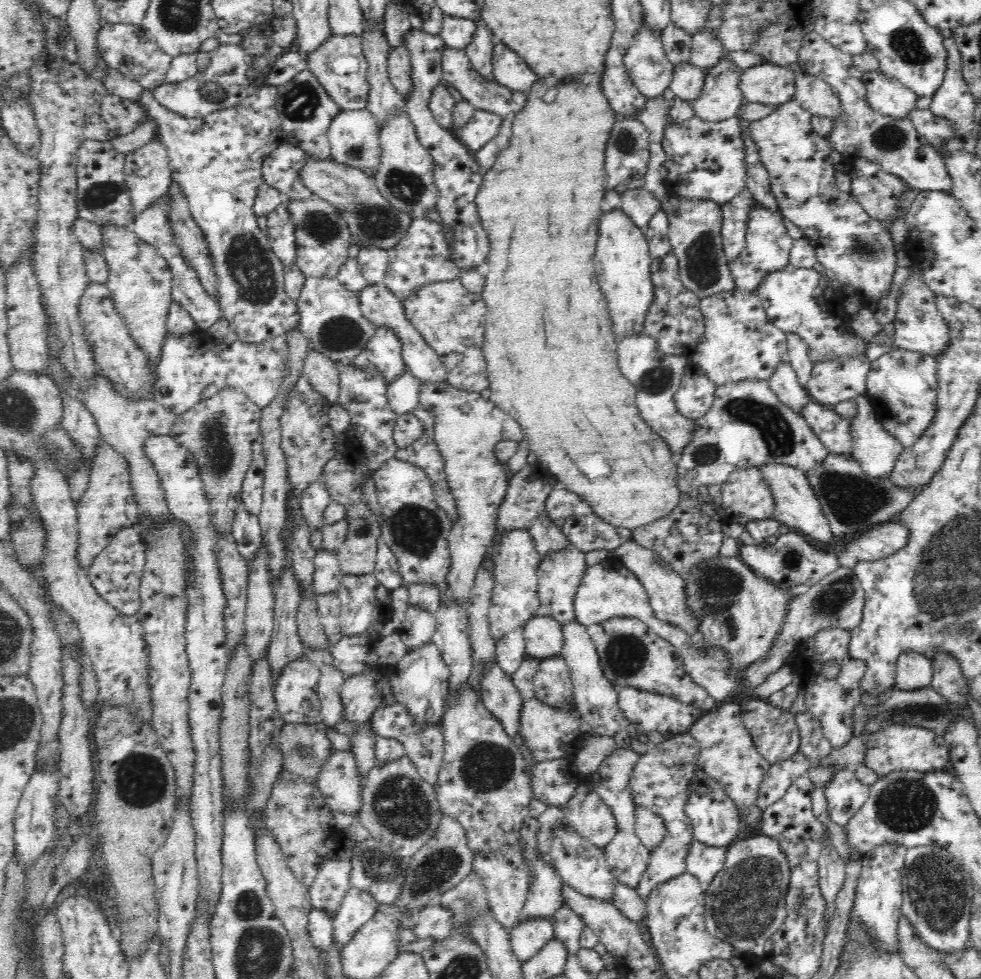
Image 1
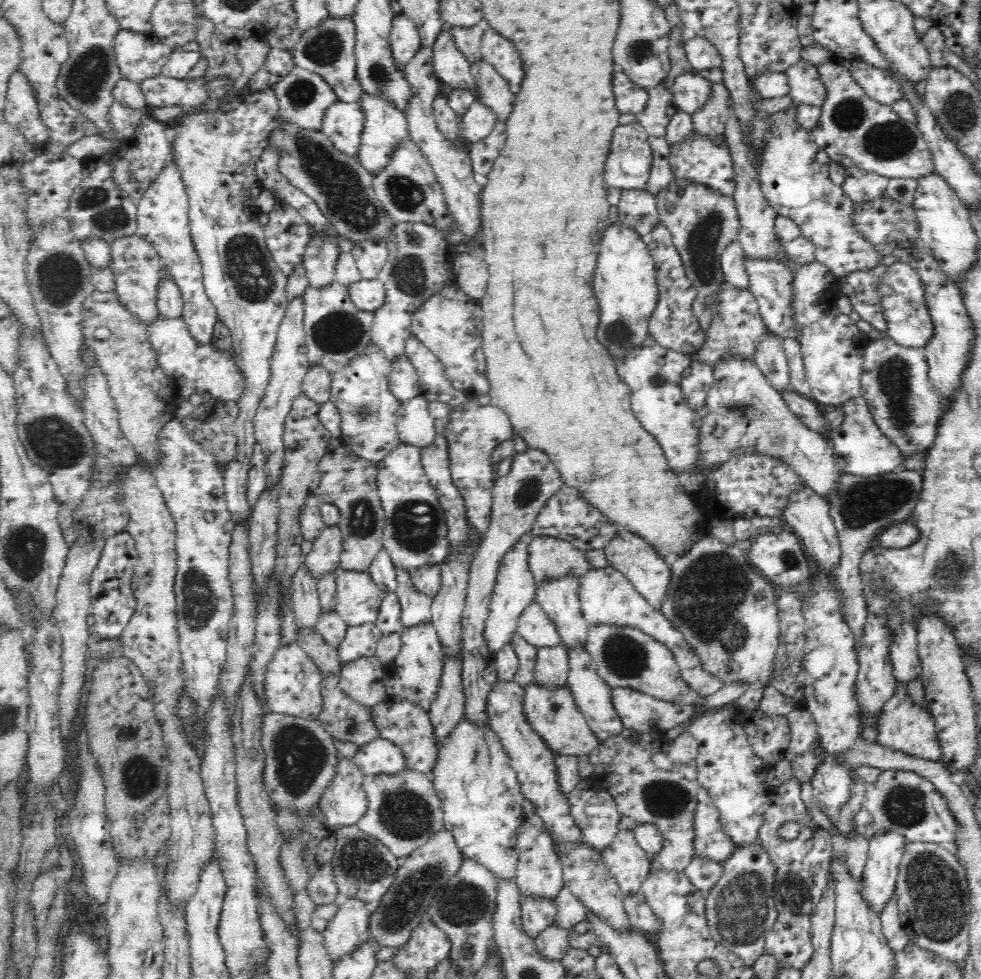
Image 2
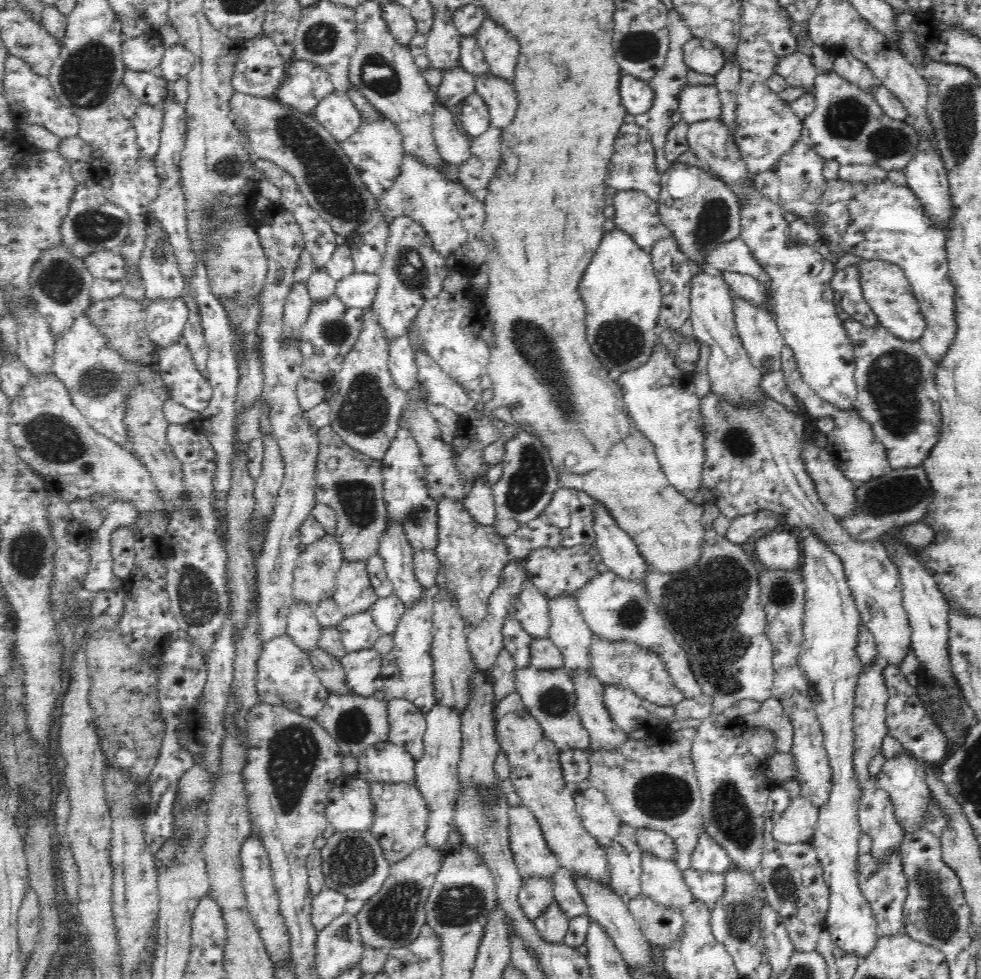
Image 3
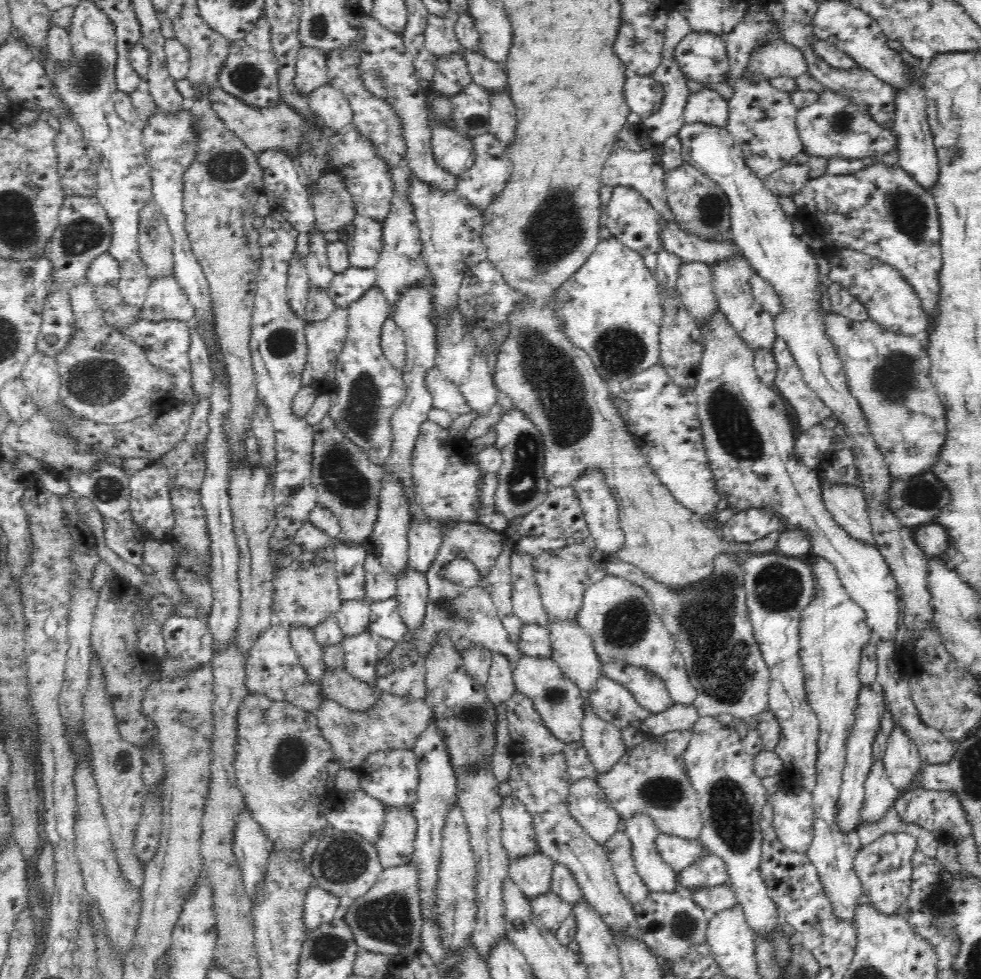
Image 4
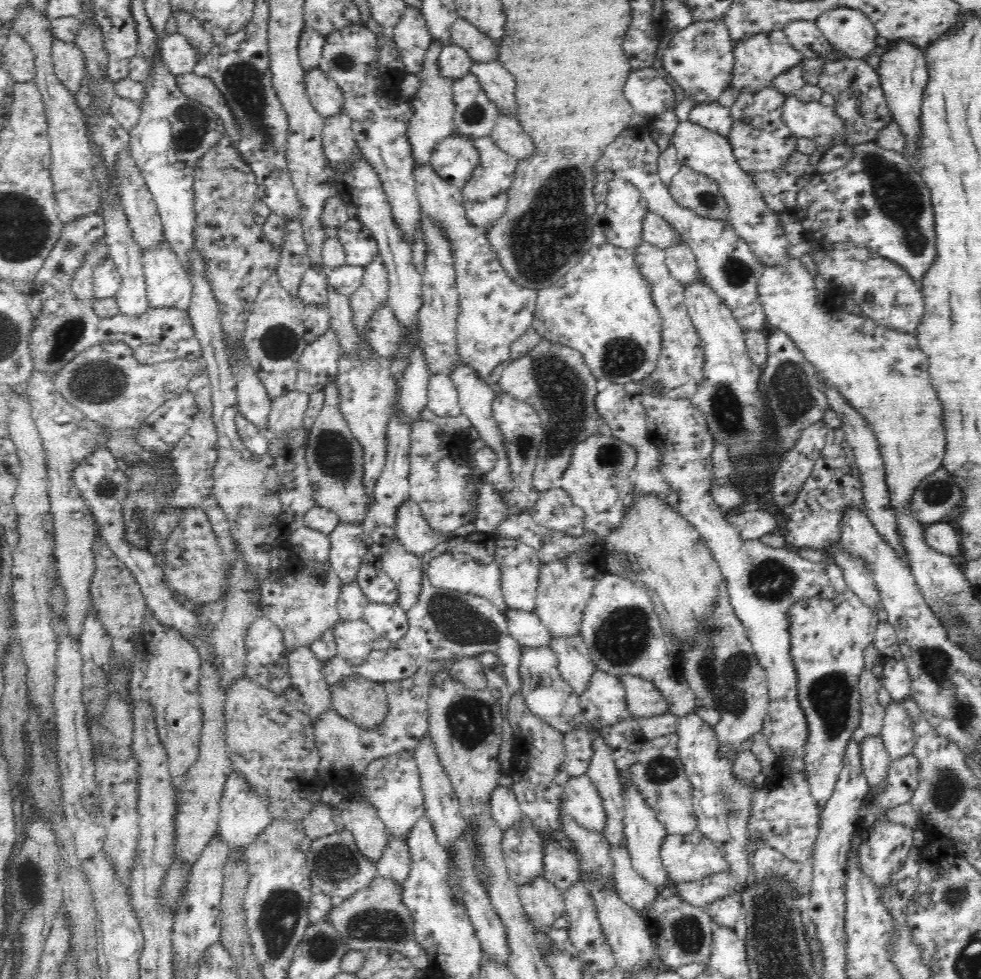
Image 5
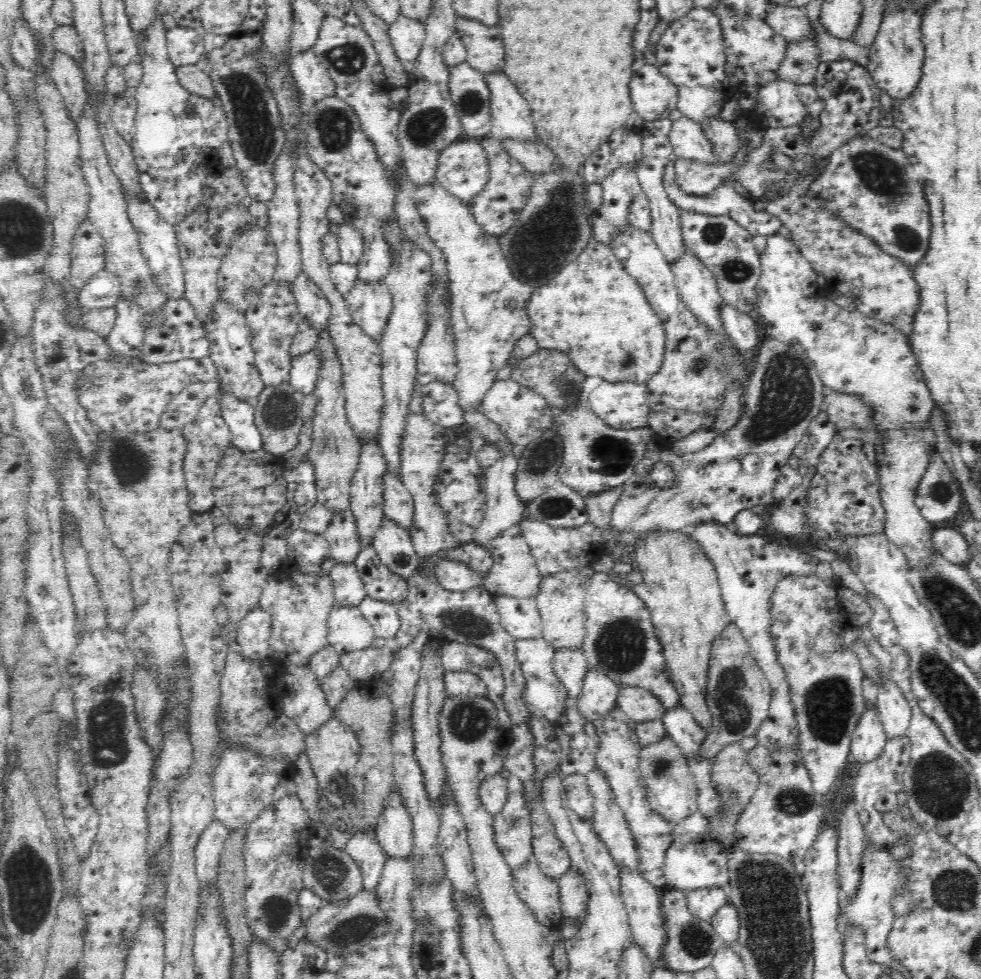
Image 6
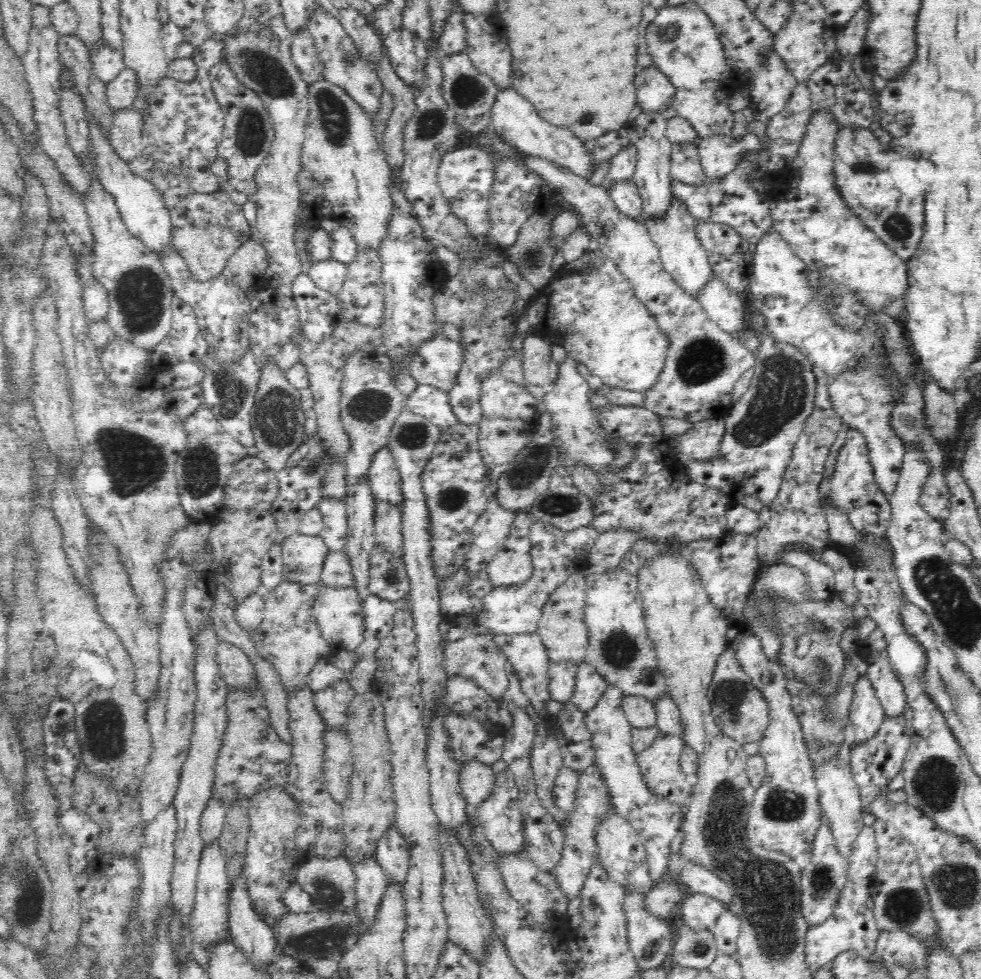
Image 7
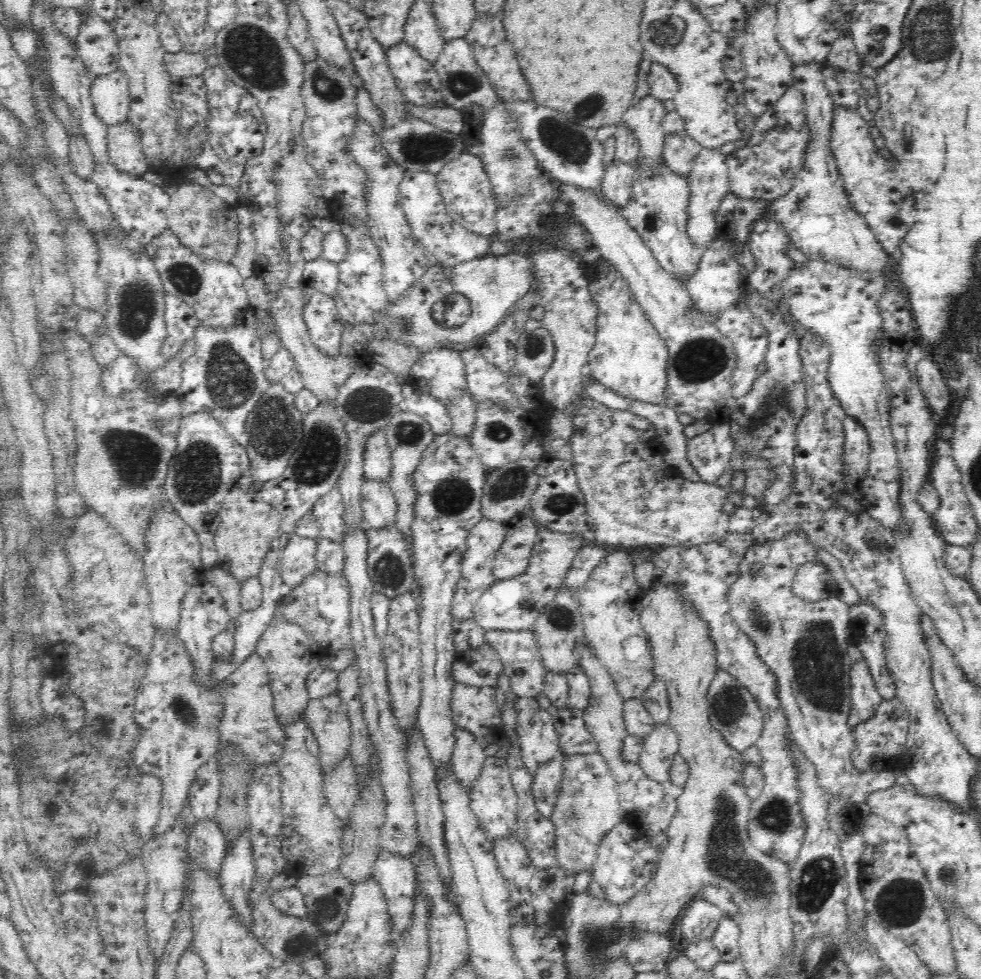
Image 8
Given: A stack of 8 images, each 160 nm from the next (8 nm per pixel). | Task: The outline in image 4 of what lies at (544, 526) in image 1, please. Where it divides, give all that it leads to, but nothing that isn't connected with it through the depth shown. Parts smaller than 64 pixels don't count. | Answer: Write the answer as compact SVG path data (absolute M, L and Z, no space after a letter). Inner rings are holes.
M588 537L580 544L549 550L535 557L534 576L542 596L542 605L548 615L548 624L577 619L585 591L607 575L607 559L594 544L594 540Z

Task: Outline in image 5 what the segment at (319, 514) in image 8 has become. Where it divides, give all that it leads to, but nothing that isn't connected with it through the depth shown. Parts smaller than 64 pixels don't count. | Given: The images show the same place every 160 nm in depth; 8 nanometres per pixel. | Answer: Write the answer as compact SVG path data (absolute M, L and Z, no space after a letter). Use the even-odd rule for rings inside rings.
M340 522L329 534L331 547L328 561L343 583L357 578L363 556L369 551L362 533L362 524Z

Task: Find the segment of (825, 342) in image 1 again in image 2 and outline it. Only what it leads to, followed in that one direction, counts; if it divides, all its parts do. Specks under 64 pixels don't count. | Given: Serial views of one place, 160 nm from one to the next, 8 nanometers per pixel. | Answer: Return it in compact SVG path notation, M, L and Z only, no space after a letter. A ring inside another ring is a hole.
M745 256L745 269L749 276L749 290L755 296L759 304L759 313L763 318L763 323L767 326L767 330L773 332L776 336L782 339L790 337L797 338L799 335L799 328L795 324L791 300L793 299L793 272L785 265L776 261L768 260L751 260Z

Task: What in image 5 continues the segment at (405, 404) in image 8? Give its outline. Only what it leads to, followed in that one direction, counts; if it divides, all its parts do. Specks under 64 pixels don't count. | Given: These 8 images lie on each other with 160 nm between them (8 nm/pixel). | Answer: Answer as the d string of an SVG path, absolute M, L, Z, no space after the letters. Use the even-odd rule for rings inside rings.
M434 374L430 377L427 407L438 416L460 416L459 393L450 376Z

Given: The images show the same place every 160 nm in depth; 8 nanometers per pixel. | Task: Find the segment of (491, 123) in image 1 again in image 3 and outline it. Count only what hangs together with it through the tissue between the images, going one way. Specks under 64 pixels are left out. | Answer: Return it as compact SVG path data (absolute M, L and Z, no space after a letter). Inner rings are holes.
M476 91L461 102L456 113L458 127L471 139L478 138L491 126L489 109Z

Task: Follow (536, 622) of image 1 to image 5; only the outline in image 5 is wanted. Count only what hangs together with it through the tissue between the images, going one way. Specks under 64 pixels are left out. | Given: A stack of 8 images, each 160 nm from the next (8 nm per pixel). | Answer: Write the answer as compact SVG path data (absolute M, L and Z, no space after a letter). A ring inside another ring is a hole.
M495 538L494 561L497 562L501 572L502 593L509 609L522 611L535 611L541 568L540 554L530 545L524 544L520 539Z

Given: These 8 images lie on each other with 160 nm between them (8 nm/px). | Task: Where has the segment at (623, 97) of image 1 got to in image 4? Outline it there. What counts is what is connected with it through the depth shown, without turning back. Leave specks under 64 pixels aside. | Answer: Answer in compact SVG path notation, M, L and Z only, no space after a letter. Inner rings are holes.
M628 69L624 92L629 110L641 118L653 116L662 107L664 88L652 75L639 75Z

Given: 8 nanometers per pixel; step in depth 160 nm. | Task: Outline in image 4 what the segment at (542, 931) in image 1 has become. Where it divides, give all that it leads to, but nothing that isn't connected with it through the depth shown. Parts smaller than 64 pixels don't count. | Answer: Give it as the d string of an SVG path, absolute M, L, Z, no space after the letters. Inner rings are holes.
M542 851L510 859L509 875L530 900L550 891L553 870L556 863Z

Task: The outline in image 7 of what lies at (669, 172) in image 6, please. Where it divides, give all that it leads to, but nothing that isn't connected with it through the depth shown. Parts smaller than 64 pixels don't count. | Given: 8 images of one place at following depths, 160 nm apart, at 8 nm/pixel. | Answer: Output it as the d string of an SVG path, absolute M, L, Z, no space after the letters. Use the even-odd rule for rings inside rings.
M758 151L748 152L744 160L738 164L734 171L729 174L716 185L694 186L683 184L680 181L673 180L672 193L678 197L686 207L688 212L697 221L714 221L720 224L727 224L746 241L748 244L757 244L762 235L773 228L773 220L769 209L770 196L760 194L758 190L752 186L750 174L754 172L757 165Z

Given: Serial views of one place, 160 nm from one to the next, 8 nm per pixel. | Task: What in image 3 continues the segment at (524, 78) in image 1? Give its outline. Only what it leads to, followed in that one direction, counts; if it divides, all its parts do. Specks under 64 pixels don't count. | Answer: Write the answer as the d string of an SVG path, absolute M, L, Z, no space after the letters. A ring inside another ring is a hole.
M485 14L475 36L488 63L489 73L504 79L512 78L520 54L518 40L514 40L514 36L510 36L510 32L496 24L488 14Z

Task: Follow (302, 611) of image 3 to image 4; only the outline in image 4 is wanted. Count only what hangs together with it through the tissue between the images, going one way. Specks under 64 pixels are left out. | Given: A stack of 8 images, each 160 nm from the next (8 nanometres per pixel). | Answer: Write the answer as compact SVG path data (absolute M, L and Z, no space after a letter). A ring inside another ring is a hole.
M292 627L290 629L290 643L297 653L298 663L302 664L308 681L319 684L326 672L323 662L323 647L318 645L312 629Z

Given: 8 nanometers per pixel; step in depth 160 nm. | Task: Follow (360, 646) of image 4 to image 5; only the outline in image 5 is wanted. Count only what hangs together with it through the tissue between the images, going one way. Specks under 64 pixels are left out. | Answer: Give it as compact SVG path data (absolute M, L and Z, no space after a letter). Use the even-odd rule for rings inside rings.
M363 619L340 621L333 628L337 656L344 658L352 666L364 664L377 639L373 629Z

